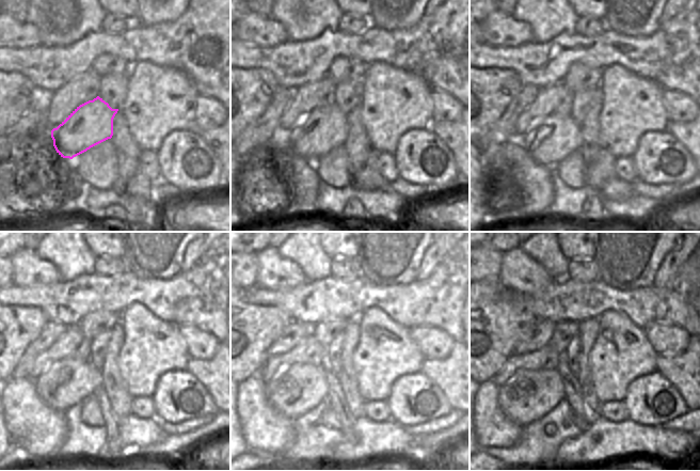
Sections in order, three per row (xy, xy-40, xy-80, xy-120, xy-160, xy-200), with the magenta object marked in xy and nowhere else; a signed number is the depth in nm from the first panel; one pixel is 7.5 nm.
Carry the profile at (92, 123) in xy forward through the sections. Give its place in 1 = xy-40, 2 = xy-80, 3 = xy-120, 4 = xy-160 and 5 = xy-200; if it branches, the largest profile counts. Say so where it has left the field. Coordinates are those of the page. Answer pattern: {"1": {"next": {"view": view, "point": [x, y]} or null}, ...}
{"1": {"next": {"view": "xy-40", "point": [324, 128]}}, "2": {"next": {"view": "xy-80", "point": [549, 140]}}, "3": {"next": {"view": "xy-120", "point": [67, 381]}}, "4": {"next": {"view": "xy-160", "point": [300, 389]}}, "5": {"next": {"view": "xy-200", "point": [528, 394]}}}

